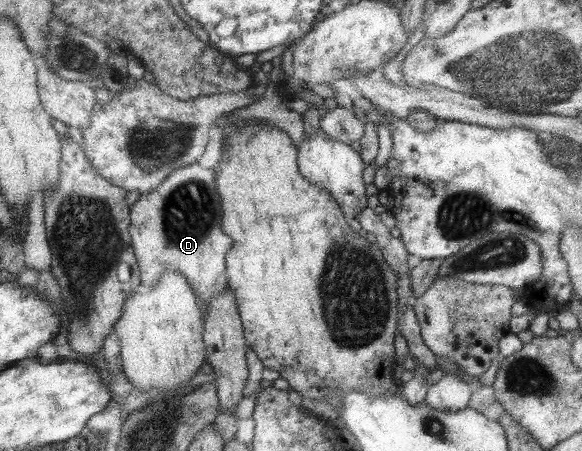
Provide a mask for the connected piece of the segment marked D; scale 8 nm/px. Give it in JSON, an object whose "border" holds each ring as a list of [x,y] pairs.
{"border":[[[196,163],[185,165],[167,175],[157,189],[140,195],[133,203],[132,227],[128,228],[128,235],[133,240],[132,248],[136,253],[137,267],[140,268],[141,287],[153,287],[166,269],[172,269],[185,279],[188,286],[196,292],[197,299],[203,301],[205,306],[209,306],[211,299],[226,289],[227,265],[224,258],[232,248],[232,240],[221,227],[220,197],[216,192],[213,175],[211,169],[203,169]]]}

